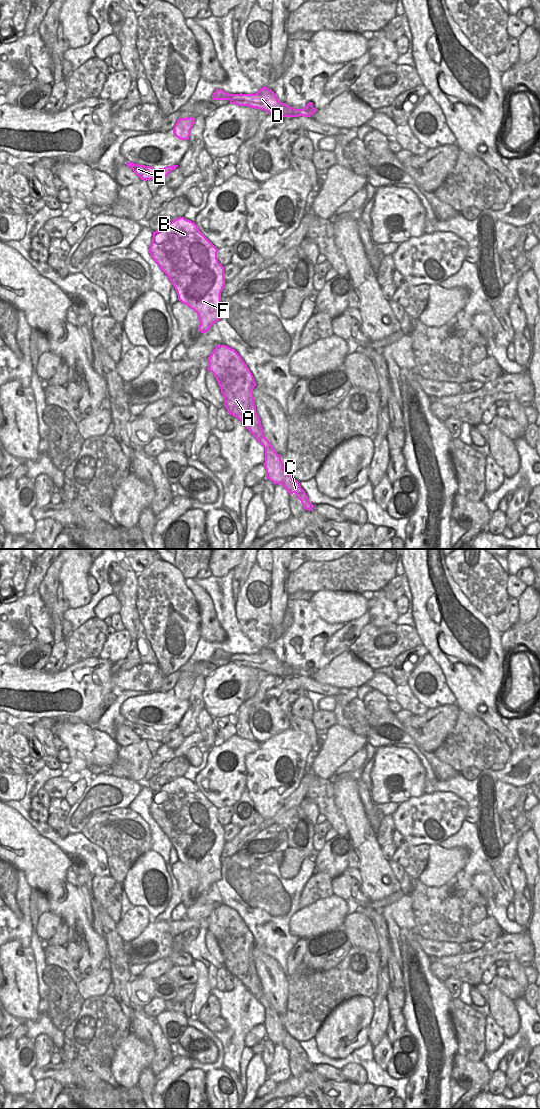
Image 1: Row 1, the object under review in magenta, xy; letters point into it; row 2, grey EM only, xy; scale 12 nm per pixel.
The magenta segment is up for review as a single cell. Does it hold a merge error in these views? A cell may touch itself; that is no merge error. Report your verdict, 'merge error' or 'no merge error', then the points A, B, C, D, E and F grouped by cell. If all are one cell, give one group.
merge error; groups A C F / B D E

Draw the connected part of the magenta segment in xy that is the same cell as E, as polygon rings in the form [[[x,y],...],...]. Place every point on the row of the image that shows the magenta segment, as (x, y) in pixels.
[[[127,162],[126,165],[129,166],[141,180],[152,180],[157,182],[161,182],[171,171],[178,167],[178,165],[172,165],[155,169],[151,166],[134,164],[132,162]]]

